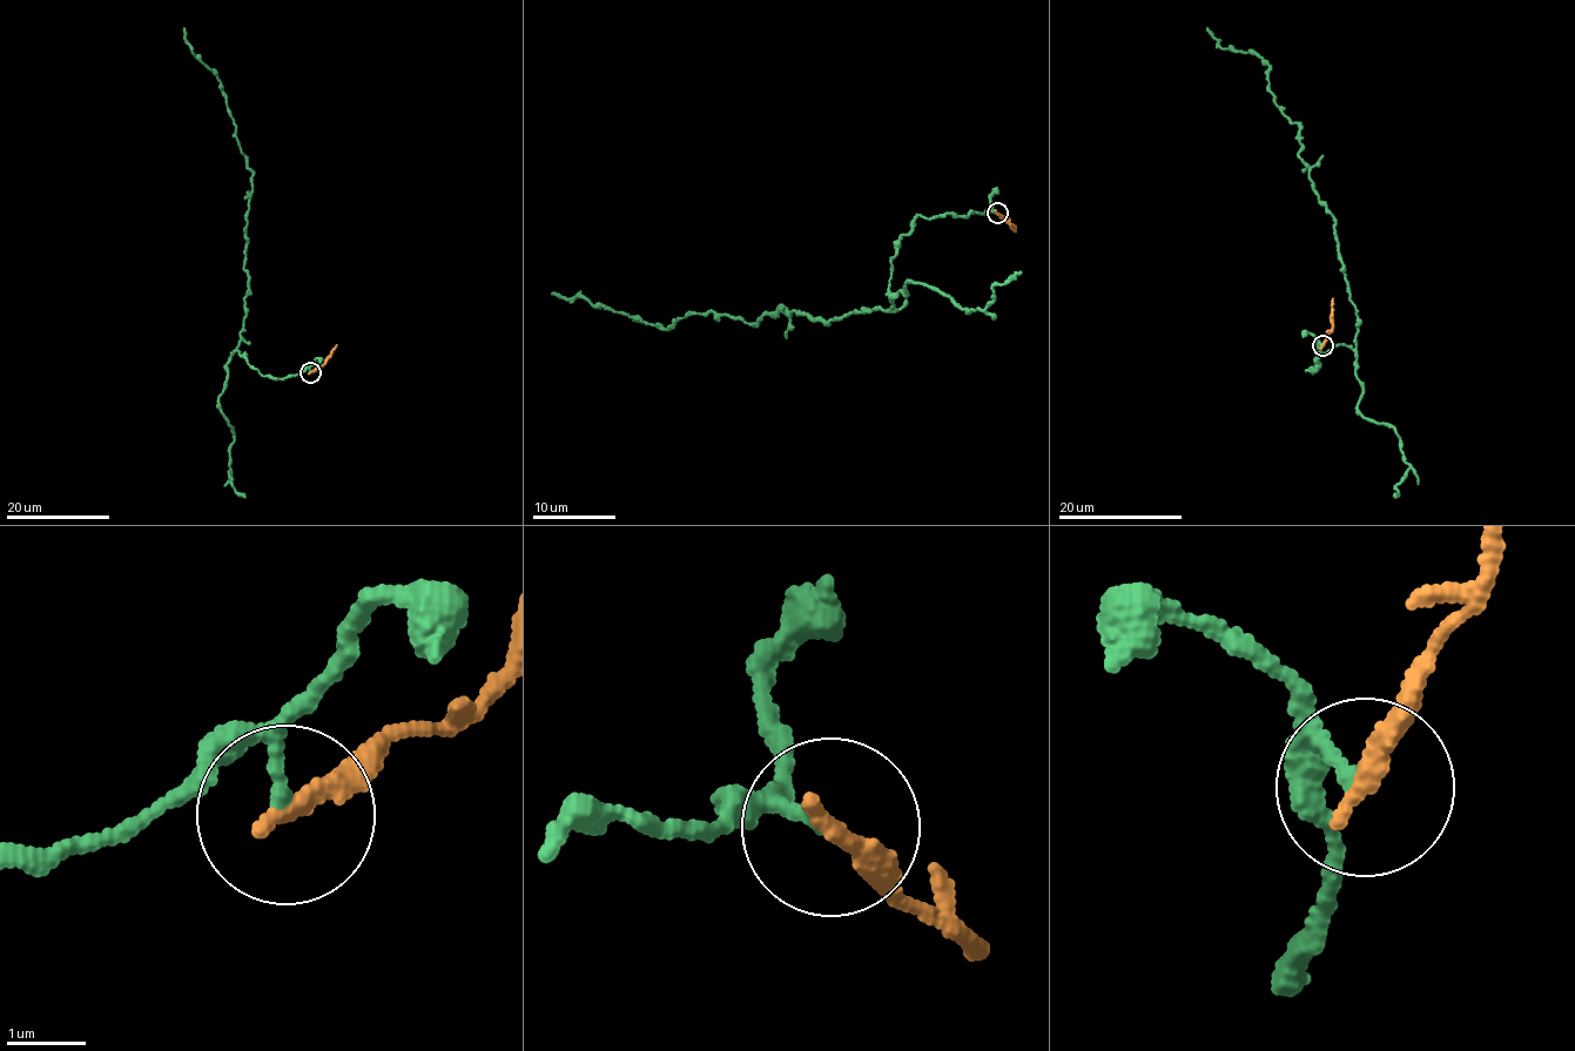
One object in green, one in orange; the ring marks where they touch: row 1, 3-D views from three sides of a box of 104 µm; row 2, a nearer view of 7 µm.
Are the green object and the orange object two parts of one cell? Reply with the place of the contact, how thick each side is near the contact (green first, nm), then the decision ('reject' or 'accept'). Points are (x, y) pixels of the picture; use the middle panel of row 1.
(997, 213) | 110/280 nm | reject

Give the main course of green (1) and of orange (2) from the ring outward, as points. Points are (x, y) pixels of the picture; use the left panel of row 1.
1: (310, 372), (274, 379), (231, 355), (246, 318), (251, 172), (227, 96), (193, 55), (183, 27)
2: (310, 372), (323, 364), (336, 344)

